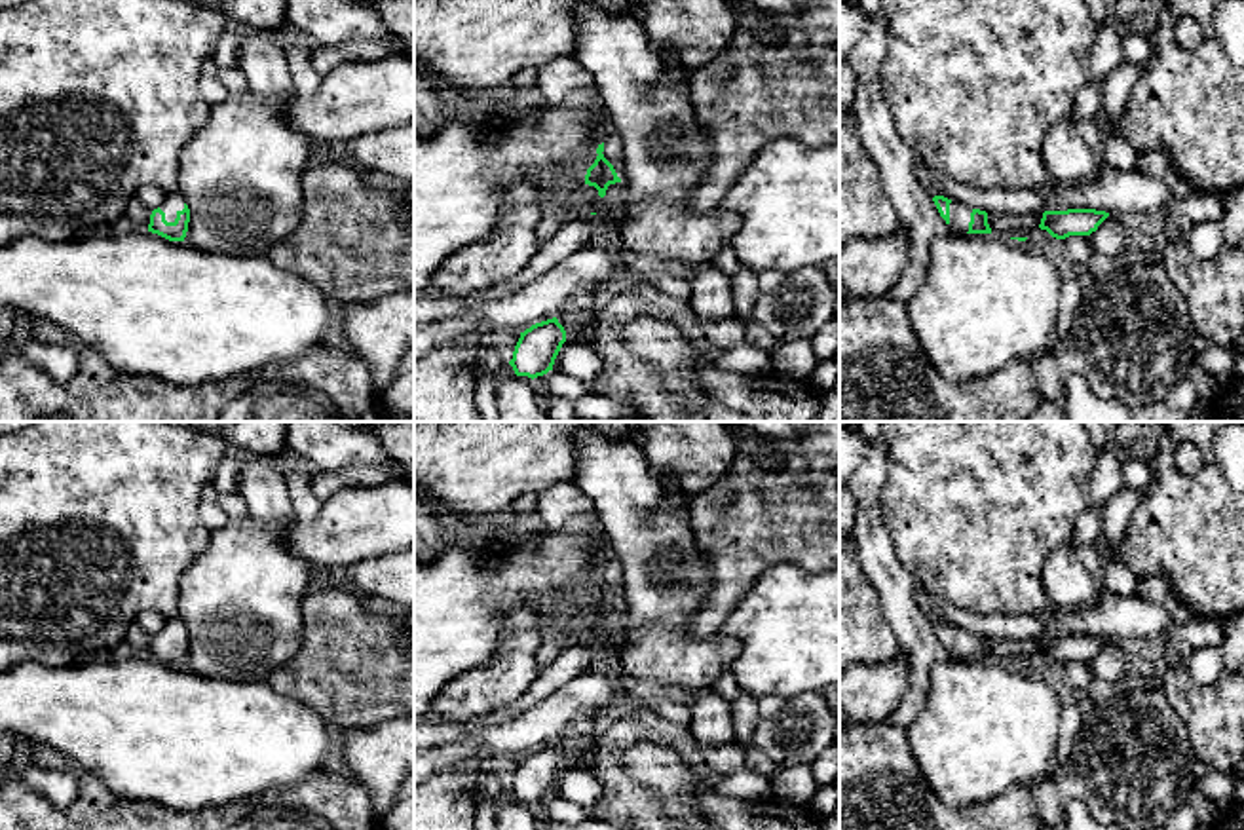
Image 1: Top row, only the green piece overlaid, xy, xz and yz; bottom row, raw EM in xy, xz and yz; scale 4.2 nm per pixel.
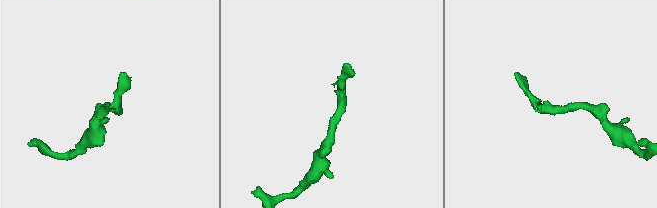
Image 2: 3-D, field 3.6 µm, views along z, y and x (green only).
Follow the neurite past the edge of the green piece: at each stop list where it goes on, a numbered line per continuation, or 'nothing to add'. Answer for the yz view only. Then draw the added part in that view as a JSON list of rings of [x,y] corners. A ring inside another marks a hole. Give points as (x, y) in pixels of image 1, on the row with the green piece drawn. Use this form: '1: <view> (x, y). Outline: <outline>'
1: yz (960, 215). Outline: [[[952,201],[950,203],[950,232],[952,234],[967,234],[969,232],[969,222],[971,222],[971,213],[972,207],[959,203],[959,201]]]

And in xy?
1: xy (173, 202). Outline: [[[171,192],[161,201],[160,209],[165,213],[167,222],[175,222],[177,213],[184,209],[184,199],[179,192]]]

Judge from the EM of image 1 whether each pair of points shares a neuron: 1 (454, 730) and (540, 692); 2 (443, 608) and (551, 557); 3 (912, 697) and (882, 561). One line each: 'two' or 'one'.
1: one
2: one
3: one

